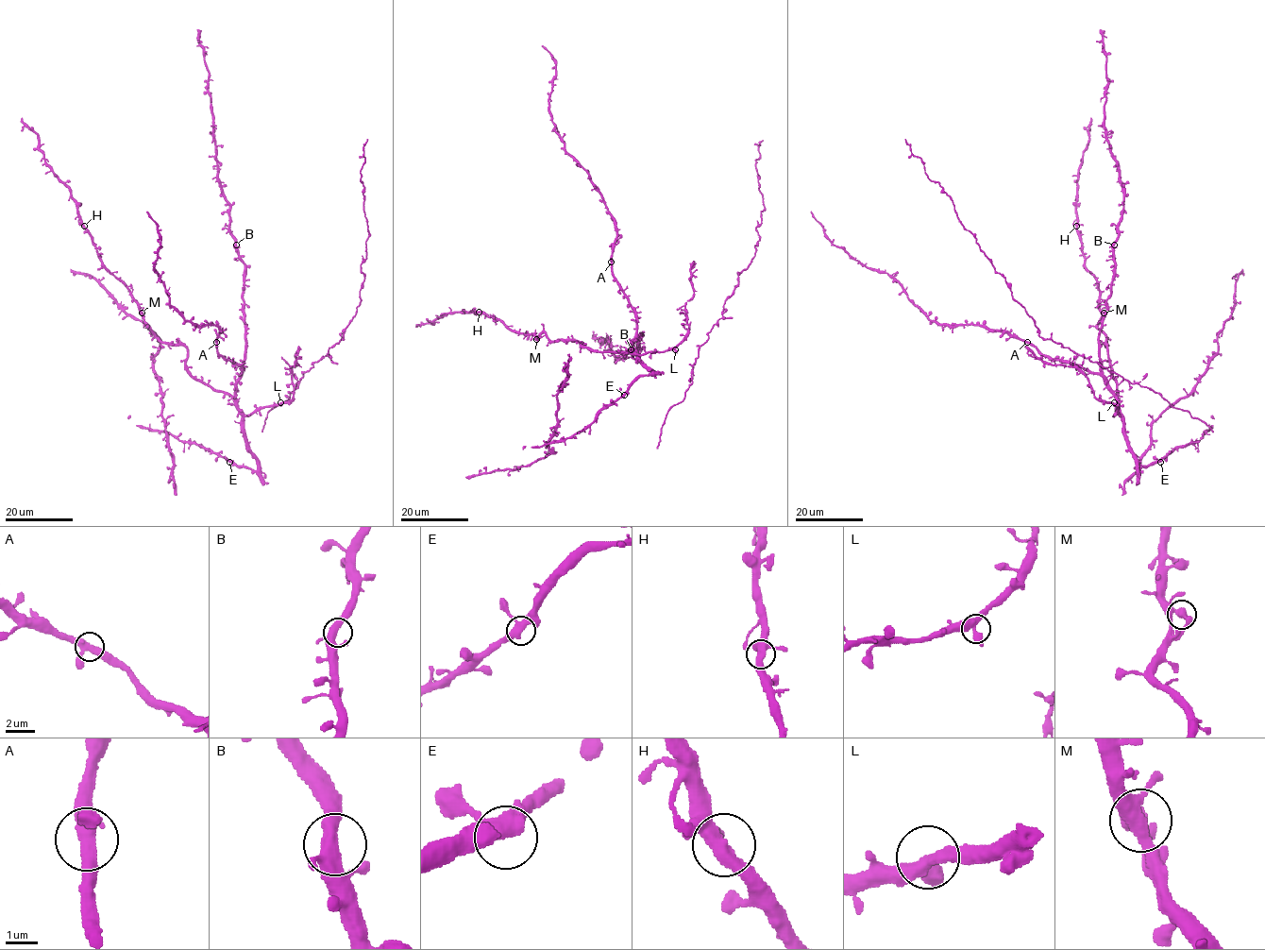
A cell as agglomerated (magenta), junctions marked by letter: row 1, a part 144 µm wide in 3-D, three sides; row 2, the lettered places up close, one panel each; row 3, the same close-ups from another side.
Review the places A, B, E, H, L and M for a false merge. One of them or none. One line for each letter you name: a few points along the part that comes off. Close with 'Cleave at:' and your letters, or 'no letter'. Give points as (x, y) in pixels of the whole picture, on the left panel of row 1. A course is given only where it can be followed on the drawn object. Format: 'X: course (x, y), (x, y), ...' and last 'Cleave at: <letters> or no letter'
Cleave at: no letter

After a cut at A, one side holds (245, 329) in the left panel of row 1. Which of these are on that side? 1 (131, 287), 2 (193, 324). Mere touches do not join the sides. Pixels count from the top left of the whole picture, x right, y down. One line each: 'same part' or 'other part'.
1: same part
2: other part

